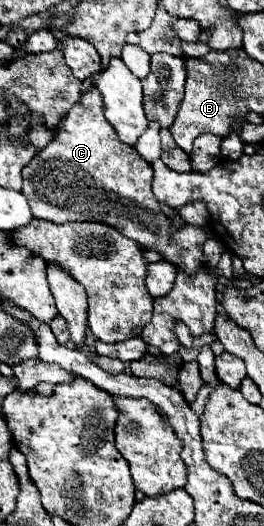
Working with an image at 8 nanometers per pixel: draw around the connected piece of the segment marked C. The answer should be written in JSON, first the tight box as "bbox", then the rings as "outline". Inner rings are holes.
{"bbox":[22,87,208,275],"outline":[[[90,87],[68,111],[56,137],[32,157],[22,171],[24,187],[36,219],[54,223],[98,221],[118,229],[122,235],[146,249],[158,251],[166,261],[194,275],[202,267],[202,245],[208,239],[204,227],[174,227],[152,193],[152,167],[138,151],[122,143],[104,117],[102,93]]]}

